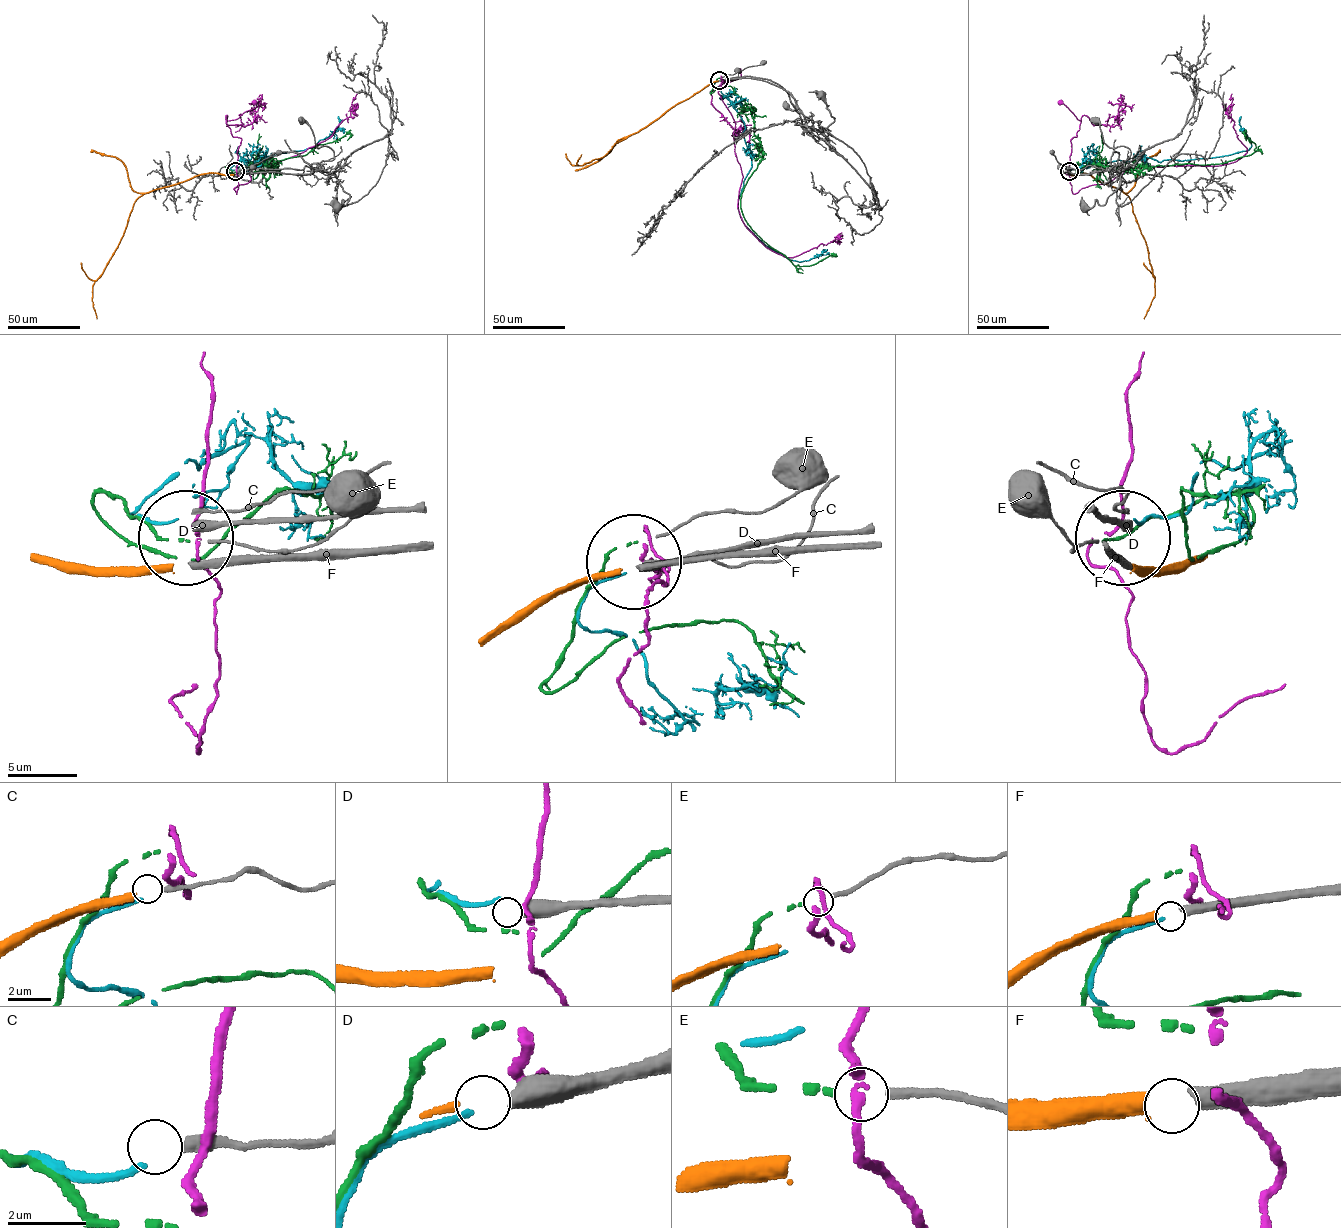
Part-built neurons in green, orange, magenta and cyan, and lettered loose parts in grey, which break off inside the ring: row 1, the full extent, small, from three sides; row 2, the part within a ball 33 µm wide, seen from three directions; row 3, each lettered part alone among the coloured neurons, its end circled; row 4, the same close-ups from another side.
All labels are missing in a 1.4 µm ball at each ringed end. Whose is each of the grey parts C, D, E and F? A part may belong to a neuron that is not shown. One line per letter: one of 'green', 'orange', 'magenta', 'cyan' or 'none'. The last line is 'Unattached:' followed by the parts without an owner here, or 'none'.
C: cyan
D: none
E: green
F: orange
Unattached: D

